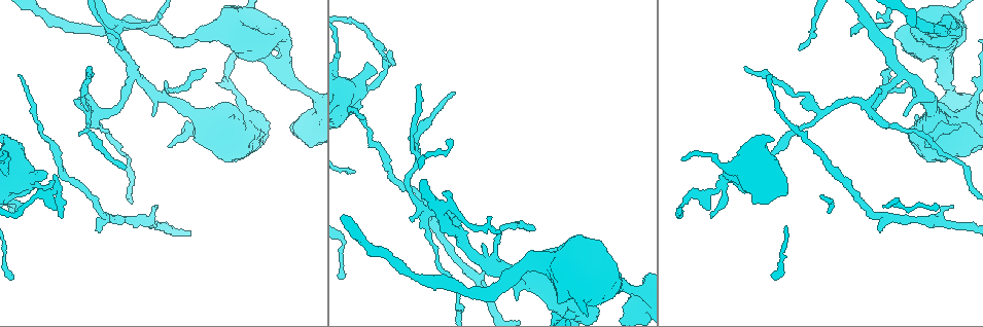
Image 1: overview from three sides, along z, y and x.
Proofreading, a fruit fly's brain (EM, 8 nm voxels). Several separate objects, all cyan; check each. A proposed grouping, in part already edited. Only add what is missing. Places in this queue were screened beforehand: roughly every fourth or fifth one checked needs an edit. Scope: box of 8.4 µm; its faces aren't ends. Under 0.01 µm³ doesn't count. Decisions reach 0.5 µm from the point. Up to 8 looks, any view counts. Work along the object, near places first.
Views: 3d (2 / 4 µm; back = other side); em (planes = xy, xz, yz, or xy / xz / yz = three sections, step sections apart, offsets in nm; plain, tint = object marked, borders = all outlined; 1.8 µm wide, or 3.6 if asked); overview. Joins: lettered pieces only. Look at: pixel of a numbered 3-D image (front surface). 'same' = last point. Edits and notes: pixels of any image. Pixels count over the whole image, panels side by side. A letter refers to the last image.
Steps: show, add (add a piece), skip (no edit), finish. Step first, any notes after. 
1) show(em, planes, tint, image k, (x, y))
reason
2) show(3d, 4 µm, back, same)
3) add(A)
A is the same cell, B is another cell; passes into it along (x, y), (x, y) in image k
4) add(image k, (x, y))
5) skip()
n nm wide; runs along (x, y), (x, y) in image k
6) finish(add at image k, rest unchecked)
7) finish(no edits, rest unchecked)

show(em, yz, step 4, borders, image 1, (445, 191))
an open end

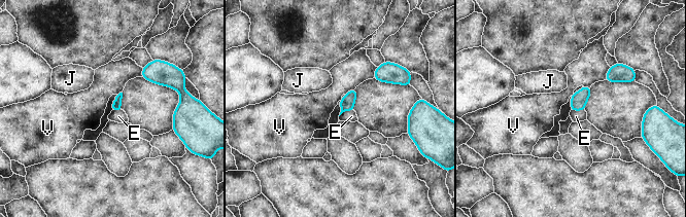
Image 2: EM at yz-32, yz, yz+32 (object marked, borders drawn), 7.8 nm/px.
show(em, planes, borders, same)

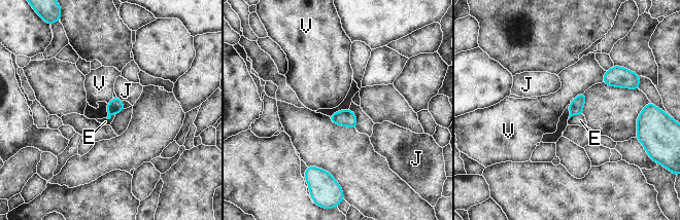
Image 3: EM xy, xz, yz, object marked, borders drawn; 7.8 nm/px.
add(E)
E is the same cell, J and V are other cells; passes into it along (575, 107), (575, 114), (580, 120) in image 3; the neuron continues

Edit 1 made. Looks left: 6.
show(overview)

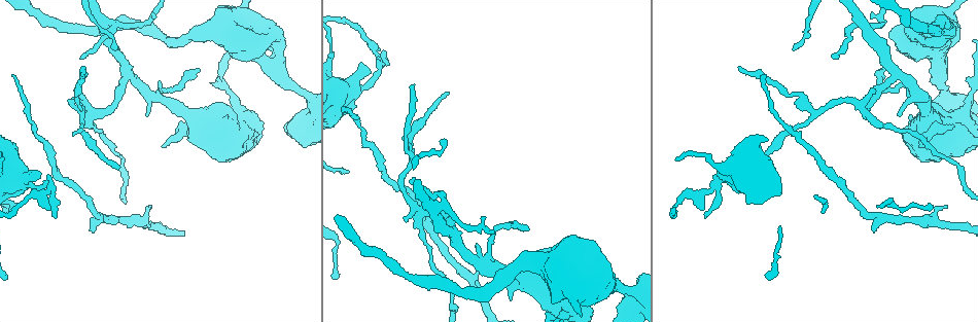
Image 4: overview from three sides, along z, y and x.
show(em, planes, tint, image 4, (151, 206))
free end

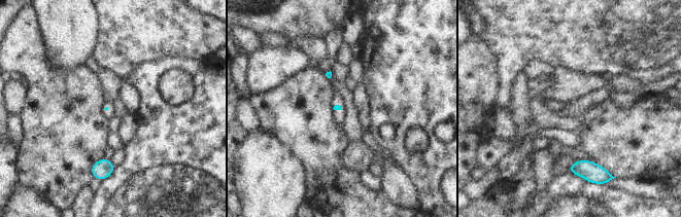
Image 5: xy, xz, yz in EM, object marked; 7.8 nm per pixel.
show(em, planes, borders, same)

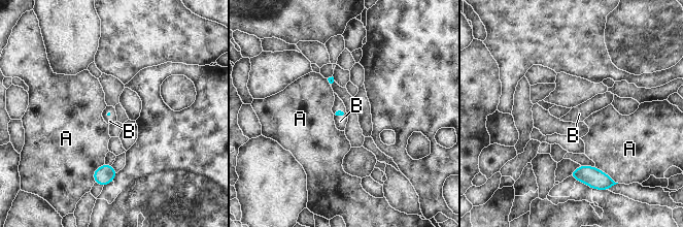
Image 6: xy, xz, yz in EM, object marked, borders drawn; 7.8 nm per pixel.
add(B)
B is the same cell, A is another cell; passes into it along (108, 114), (112, 112), (109, 121) in image 6; it goes on there

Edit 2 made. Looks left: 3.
show(overview)
see it whole again

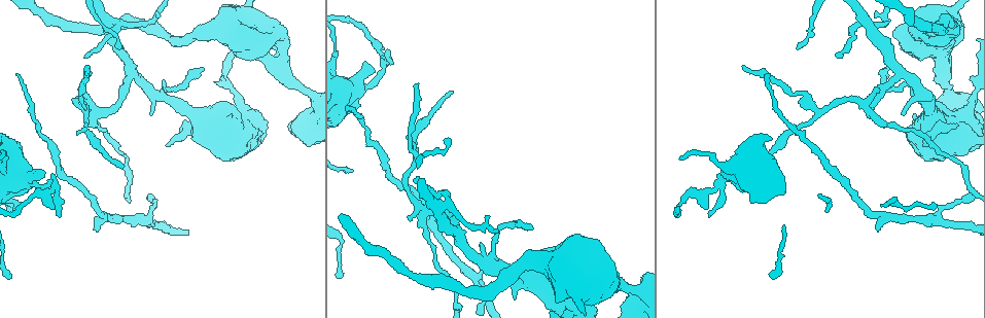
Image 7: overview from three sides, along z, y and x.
show(3d, 2 µm, image 7, (363, 62))

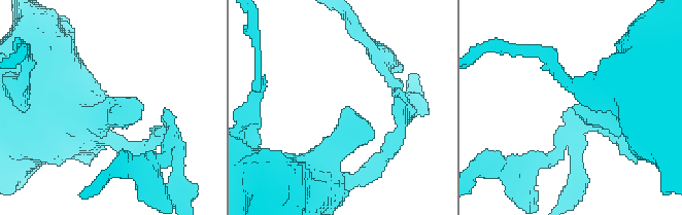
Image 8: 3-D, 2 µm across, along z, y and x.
show(em, planes, borders, image 8, (114, 105))

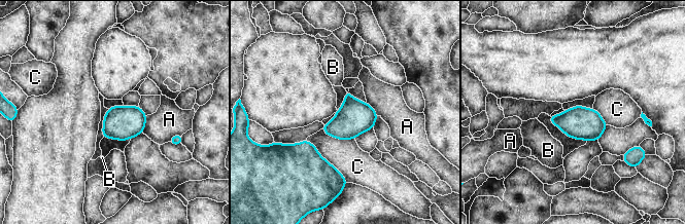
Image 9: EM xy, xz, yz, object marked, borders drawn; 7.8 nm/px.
skip()
A, B and C are other cells; border along (307, 139), (347, 182) in image 9; no lettered piece goes on from it

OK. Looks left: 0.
finish(add at image 3, add at image 6, rest unchecked)

